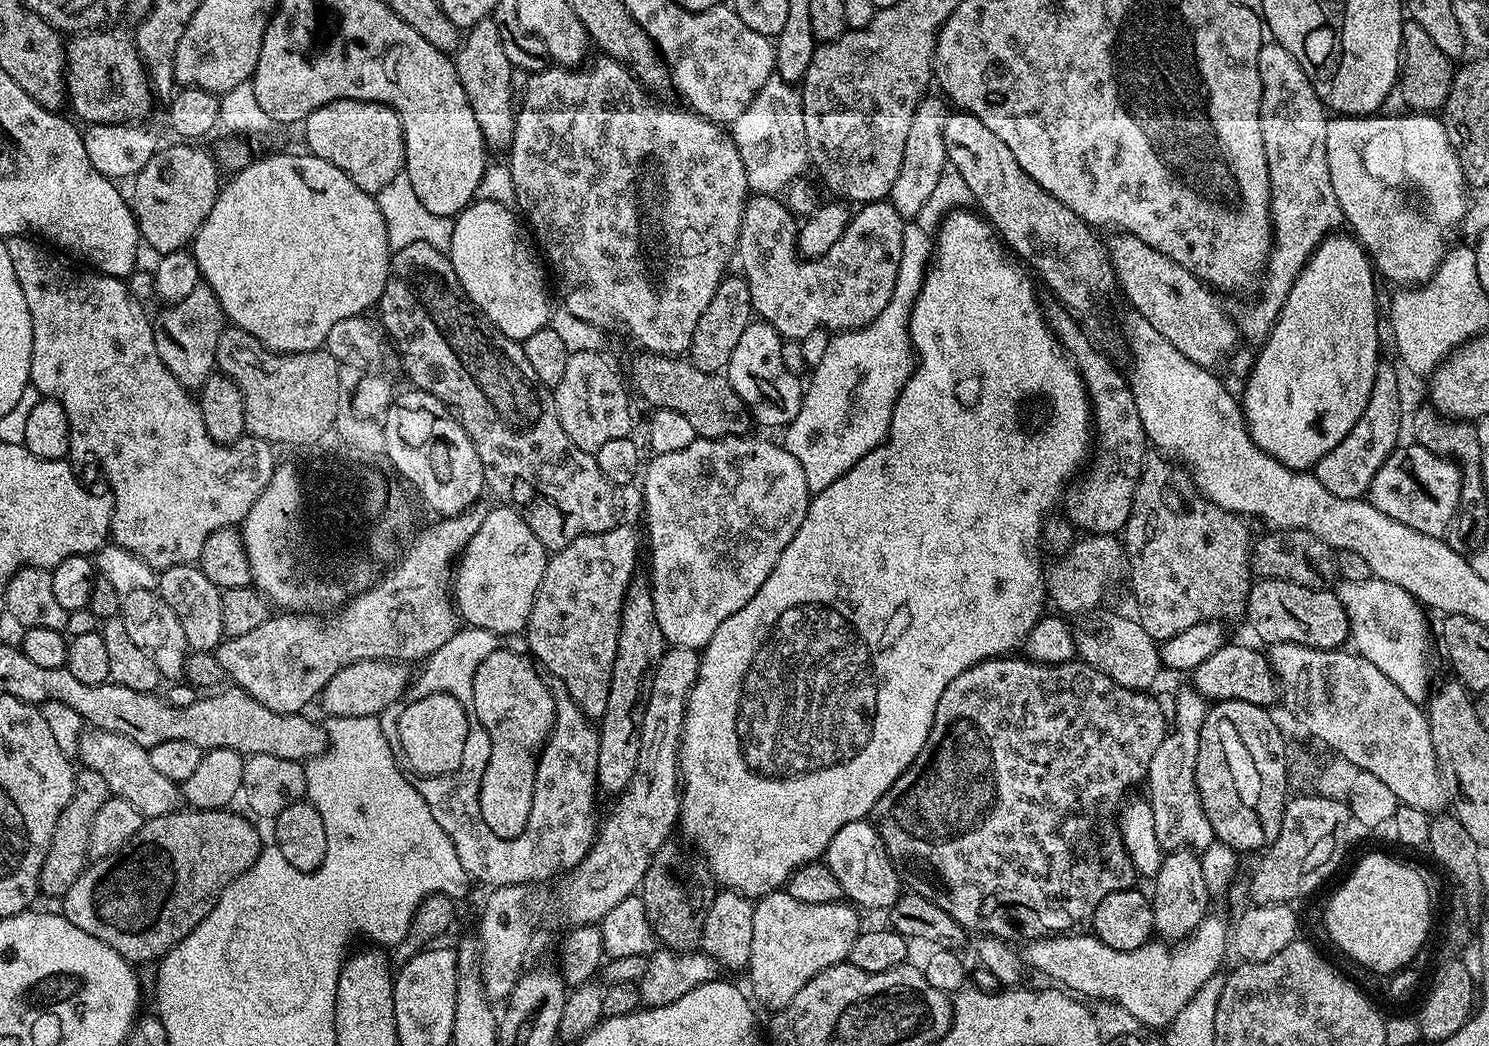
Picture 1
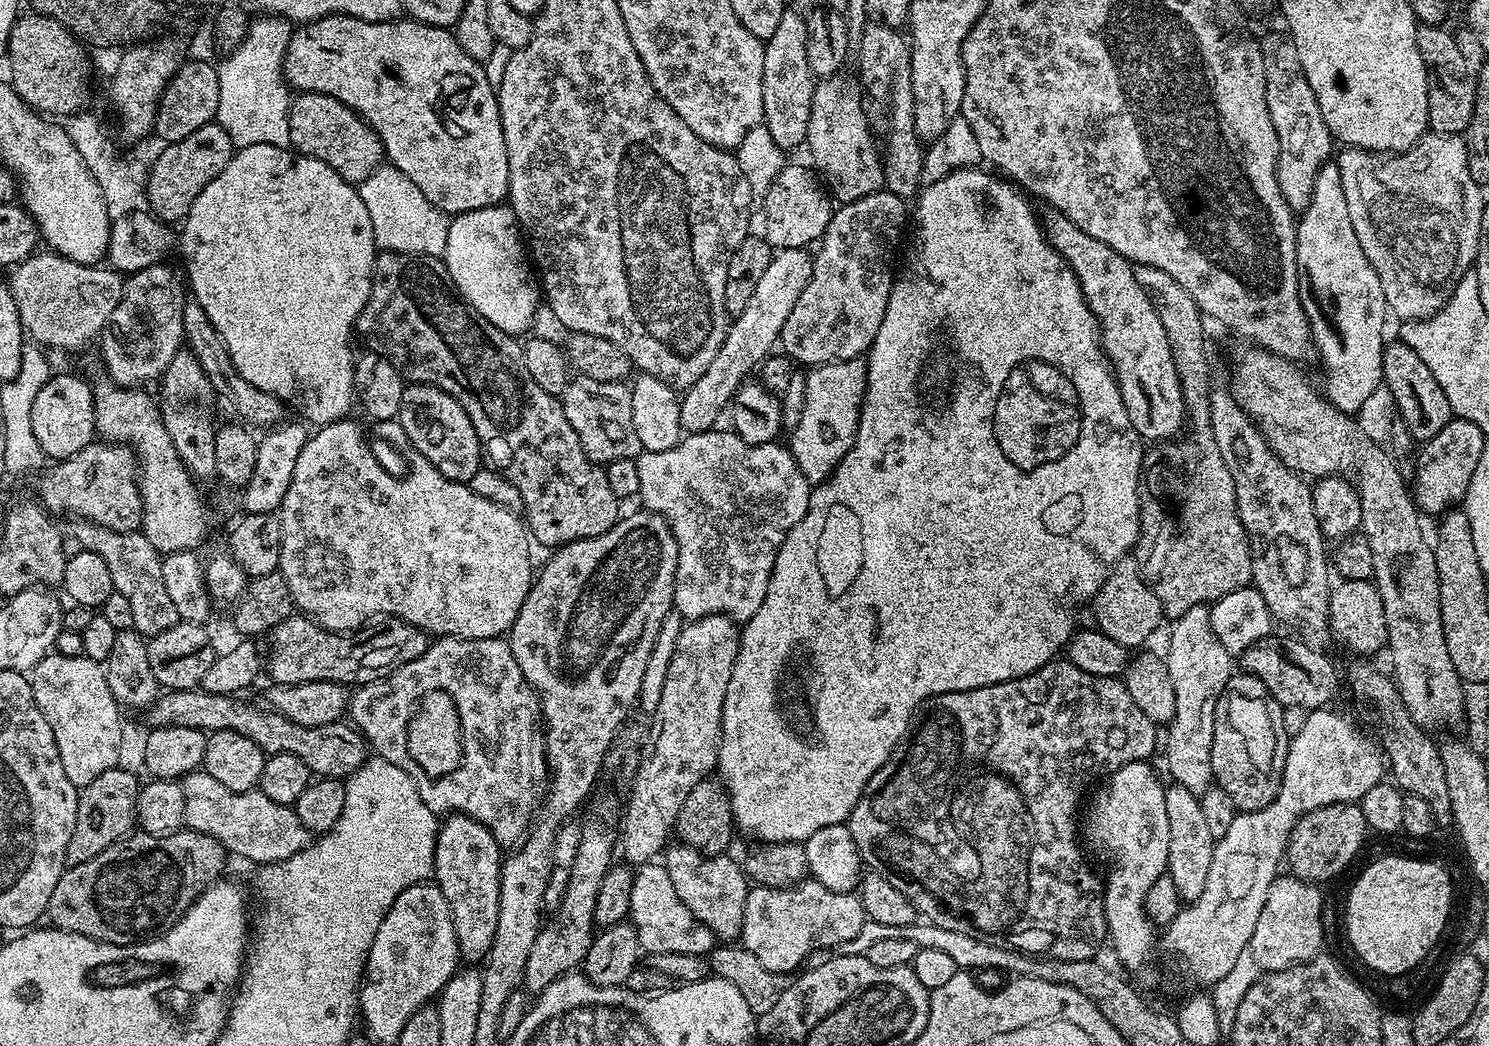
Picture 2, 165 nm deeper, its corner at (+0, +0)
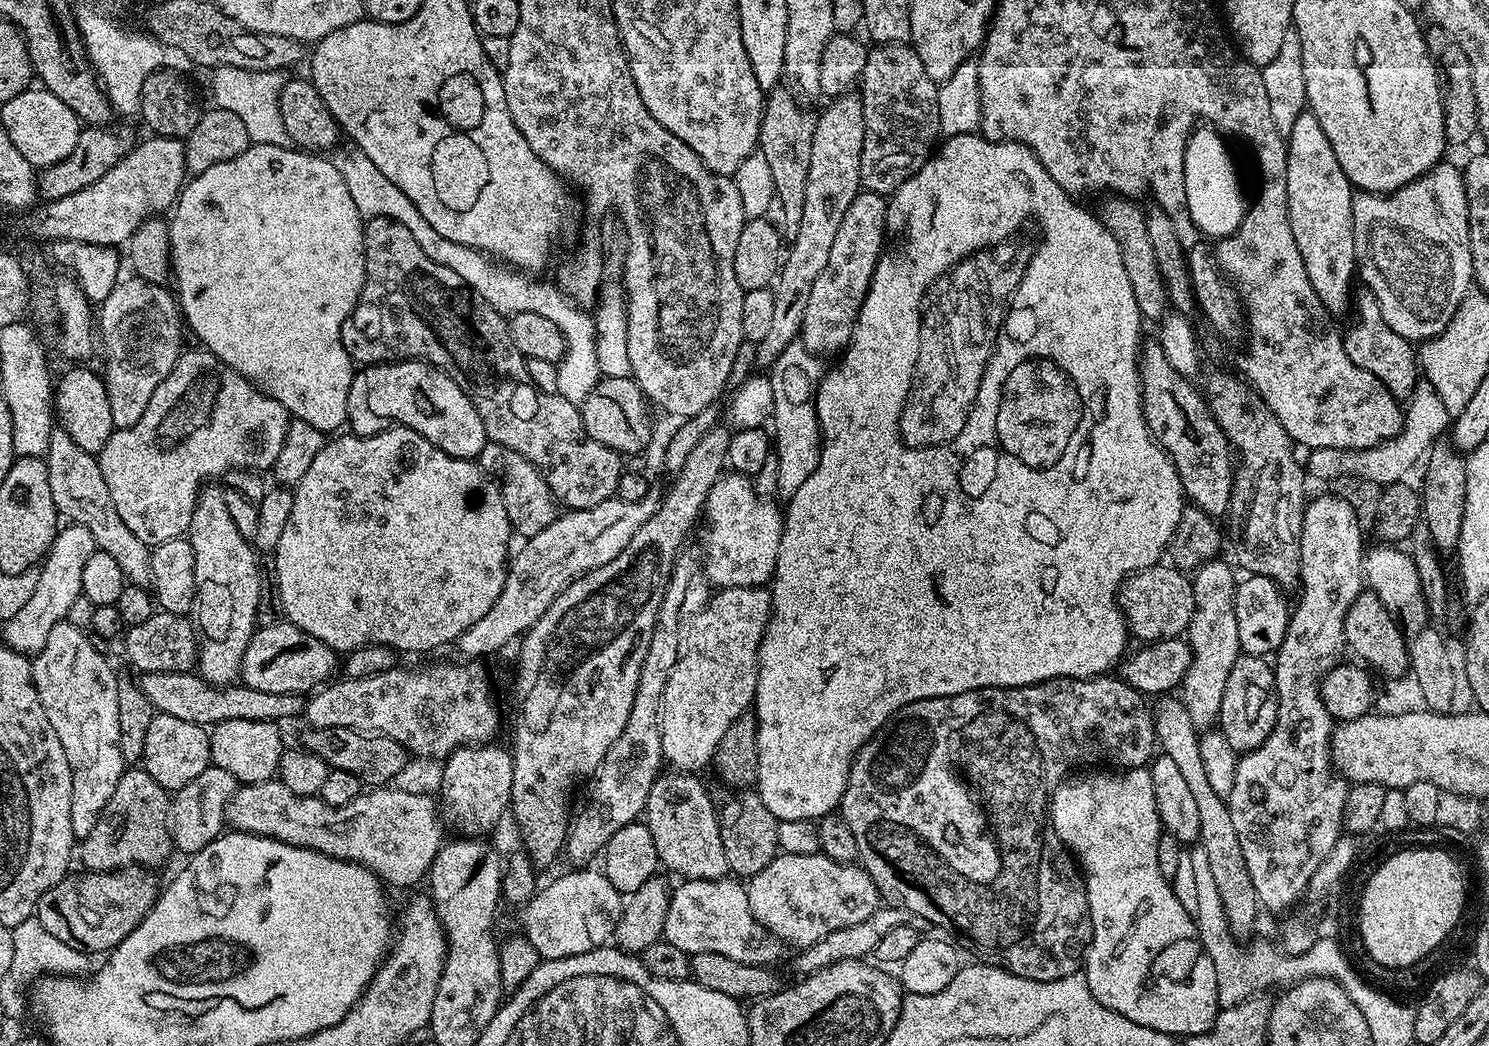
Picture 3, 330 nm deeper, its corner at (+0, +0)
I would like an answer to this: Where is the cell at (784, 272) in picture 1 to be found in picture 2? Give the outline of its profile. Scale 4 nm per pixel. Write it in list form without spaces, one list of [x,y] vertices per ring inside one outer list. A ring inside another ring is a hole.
[[[883,188],[856,201],[839,205],[833,211],[820,240],[820,248],[813,257],[811,280],[807,290],[798,298],[780,331],[781,351],[790,360],[797,365],[813,368],[821,364],[831,364],[836,360],[859,359],[871,348],[885,317],[890,290],[896,277],[896,270],[893,270],[894,256],[906,220],[906,206],[905,199]]]

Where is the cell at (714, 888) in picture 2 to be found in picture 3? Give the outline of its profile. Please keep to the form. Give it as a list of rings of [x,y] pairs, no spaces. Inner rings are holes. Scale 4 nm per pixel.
[[[665,771],[656,777],[654,786],[650,786],[650,798],[646,798],[643,823],[654,838],[654,850],[658,850],[661,865],[677,872],[684,880],[722,880],[729,875],[726,862],[726,850],[722,850],[722,834],[718,826],[718,808],[712,805],[712,796],[704,789],[699,775],[691,772]]]

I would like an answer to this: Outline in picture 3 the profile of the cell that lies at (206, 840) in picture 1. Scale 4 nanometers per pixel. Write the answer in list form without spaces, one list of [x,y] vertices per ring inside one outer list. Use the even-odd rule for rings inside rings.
[[[143,866],[131,868],[119,868],[116,872],[89,872],[80,870],[80,873],[69,874],[60,880],[38,902],[34,915],[41,920],[46,931],[54,934],[67,946],[74,947],[85,954],[101,952],[107,954],[116,948],[128,935],[137,928],[146,918],[146,914],[156,905],[156,898],[160,895],[162,888],[156,885],[155,871]]]

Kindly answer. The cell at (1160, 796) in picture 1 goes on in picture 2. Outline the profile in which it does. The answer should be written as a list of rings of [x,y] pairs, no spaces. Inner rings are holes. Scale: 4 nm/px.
[[[1199,604],[1190,606],[1186,614],[1175,617],[1172,633],[1168,636],[1168,652],[1166,659],[1170,670],[1170,682],[1174,682],[1174,718],[1172,723],[1167,725],[1168,732],[1168,772],[1175,783],[1186,786],[1196,796],[1213,787],[1212,759],[1210,750],[1214,746],[1214,714],[1216,703],[1226,686],[1226,682],[1234,675],[1234,658],[1218,642],[1218,634],[1212,628],[1212,619],[1208,613],[1209,605]]]

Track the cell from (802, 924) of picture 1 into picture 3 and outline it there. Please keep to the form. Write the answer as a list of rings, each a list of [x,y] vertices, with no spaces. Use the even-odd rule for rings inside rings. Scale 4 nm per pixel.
[[[778,854],[757,876],[747,881],[746,887],[750,910],[756,921],[785,945],[793,944],[796,950],[809,948],[814,942],[826,938],[826,934],[842,930],[842,926],[858,926],[858,922],[866,922],[866,918],[870,918],[870,914],[882,904],[876,883],[863,867],[855,863],[839,864],[823,854]]]

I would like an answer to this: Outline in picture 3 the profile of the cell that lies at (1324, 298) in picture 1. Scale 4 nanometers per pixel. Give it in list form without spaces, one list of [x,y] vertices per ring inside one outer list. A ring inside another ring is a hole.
[[[1305,111],[1298,116],[1294,130],[1287,133],[1288,165],[1286,166],[1286,194],[1288,195],[1288,217],[1290,230],[1294,230],[1294,242],[1298,242],[1298,250],[1306,262],[1306,274],[1318,294],[1318,298],[1329,312],[1339,314],[1344,307],[1349,307],[1353,295],[1352,276],[1357,275],[1356,247],[1354,246],[1354,226],[1352,225],[1352,198],[1354,189],[1346,178],[1342,166],[1338,166],[1338,158],[1334,158],[1334,146],[1330,146],[1330,138],[1322,126],[1318,126],[1318,118]]]

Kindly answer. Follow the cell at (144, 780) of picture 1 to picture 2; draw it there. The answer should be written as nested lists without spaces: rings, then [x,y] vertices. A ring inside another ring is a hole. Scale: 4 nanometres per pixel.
[[[203,770],[183,777],[184,822],[193,832],[201,832],[222,845],[225,853],[253,860],[253,865],[282,862],[313,843],[313,833],[298,818],[295,807],[270,802],[258,790],[235,792],[222,786],[218,778],[210,778]]]

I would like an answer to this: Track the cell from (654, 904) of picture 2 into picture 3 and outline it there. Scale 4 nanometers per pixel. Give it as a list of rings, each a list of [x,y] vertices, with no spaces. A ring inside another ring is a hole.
[[[725,878],[722,880],[684,880],[680,885],[672,888],[670,910],[666,910],[666,926],[663,940],[670,942],[670,946],[678,946],[678,950],[688,953],[689,956],[709,952],[723,954],[726,958],[734,958],[734,962],[747,964],[763,964],[776,966],[784,956],[785,945],[766,931],[754,918],[750,910],[747,887],[739,879]]]

